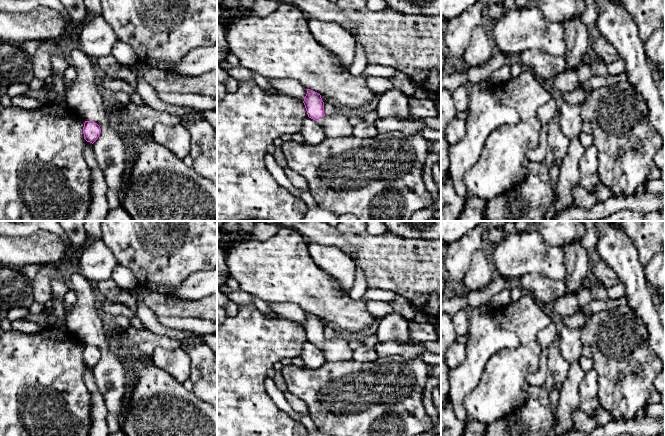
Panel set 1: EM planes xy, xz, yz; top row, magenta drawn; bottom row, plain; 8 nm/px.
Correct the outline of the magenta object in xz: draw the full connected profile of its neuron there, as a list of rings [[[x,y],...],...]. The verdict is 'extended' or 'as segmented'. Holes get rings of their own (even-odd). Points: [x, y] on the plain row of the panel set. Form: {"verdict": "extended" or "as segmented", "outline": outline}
{"verdict": "extended", "outline": [[[307,313],[303,327],[308,341],[315,344],[323,352],[327,362],[352,359],[353,349],[347,341],[347,336],[341,335],[336,339],[326,340],[324,338],[324,326],[317,316]]]}

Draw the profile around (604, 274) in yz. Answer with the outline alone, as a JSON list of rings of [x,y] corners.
[[[598,261],[594,264],[591,264],[590,271],[597,278],[597,281],[602,283],[606,288],[620,283],[616,273],[603,261]]]

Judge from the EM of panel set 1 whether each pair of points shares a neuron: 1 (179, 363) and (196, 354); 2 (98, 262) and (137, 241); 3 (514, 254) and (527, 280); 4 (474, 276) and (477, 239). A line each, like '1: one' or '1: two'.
1: two
2: two
3: two
4: two

